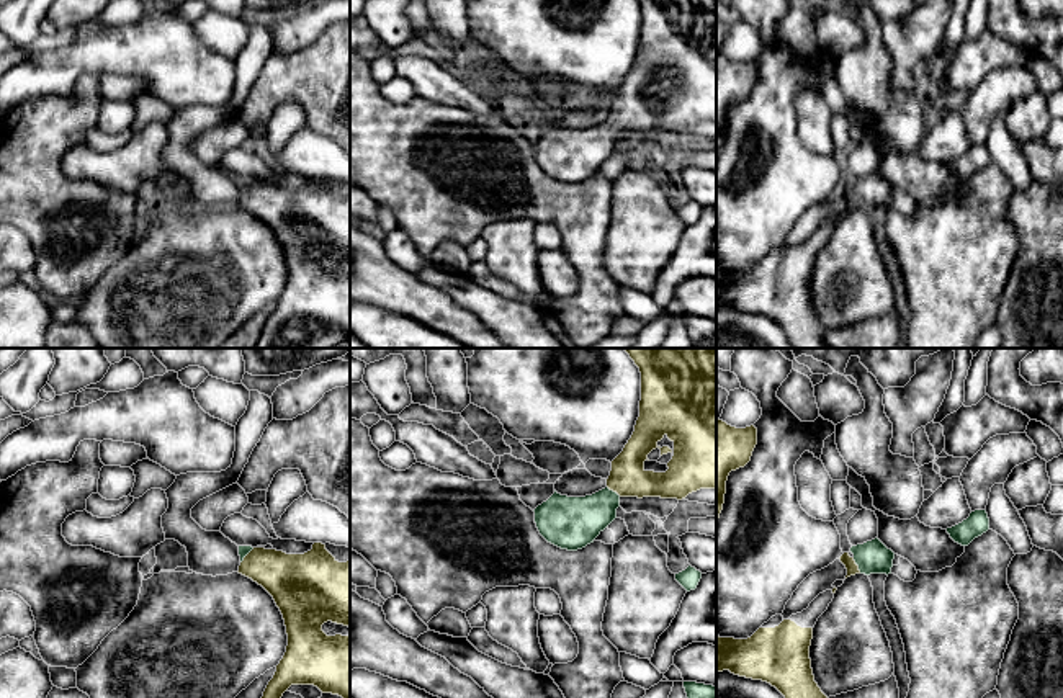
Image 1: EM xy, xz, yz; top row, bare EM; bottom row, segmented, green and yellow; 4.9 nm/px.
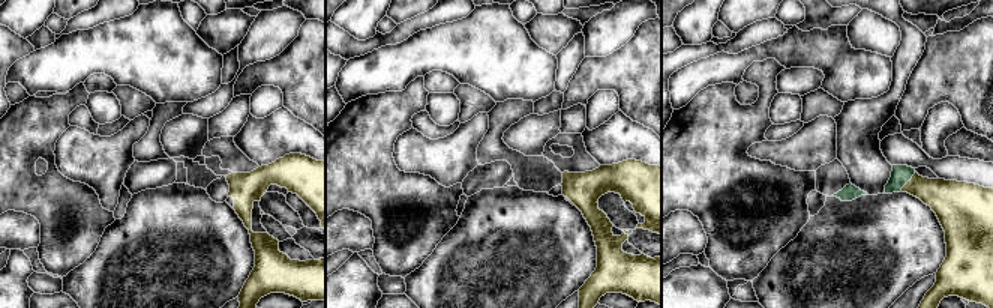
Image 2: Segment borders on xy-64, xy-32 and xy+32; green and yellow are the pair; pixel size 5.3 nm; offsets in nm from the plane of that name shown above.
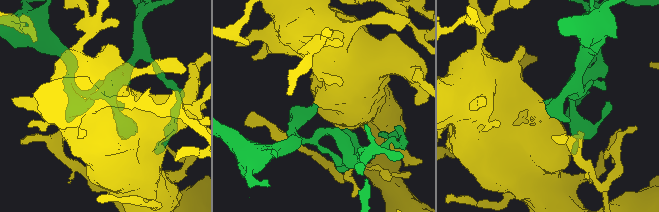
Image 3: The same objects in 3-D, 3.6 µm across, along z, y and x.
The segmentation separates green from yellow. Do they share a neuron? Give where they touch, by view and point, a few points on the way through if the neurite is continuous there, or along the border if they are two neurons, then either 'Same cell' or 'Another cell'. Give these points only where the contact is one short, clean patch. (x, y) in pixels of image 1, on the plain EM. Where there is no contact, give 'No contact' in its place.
Touches green at yz (857, 198). Path across: yz (872, 192), (857, 198), (846, 193). Same cell

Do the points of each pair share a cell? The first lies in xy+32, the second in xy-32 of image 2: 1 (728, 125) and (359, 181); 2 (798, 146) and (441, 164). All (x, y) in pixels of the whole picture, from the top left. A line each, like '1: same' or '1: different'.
1: same
2: same

